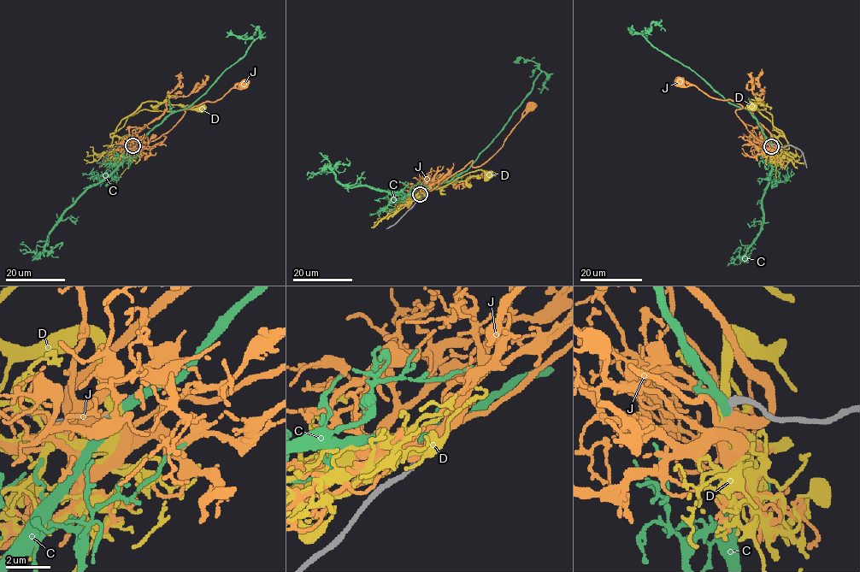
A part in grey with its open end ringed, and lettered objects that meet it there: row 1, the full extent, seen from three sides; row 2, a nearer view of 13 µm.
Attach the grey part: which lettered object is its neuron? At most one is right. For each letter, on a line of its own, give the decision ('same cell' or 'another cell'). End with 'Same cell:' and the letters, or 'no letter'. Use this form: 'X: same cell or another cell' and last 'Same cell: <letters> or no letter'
C: same cell
D: another cell
J: another cell
Same cell: C

